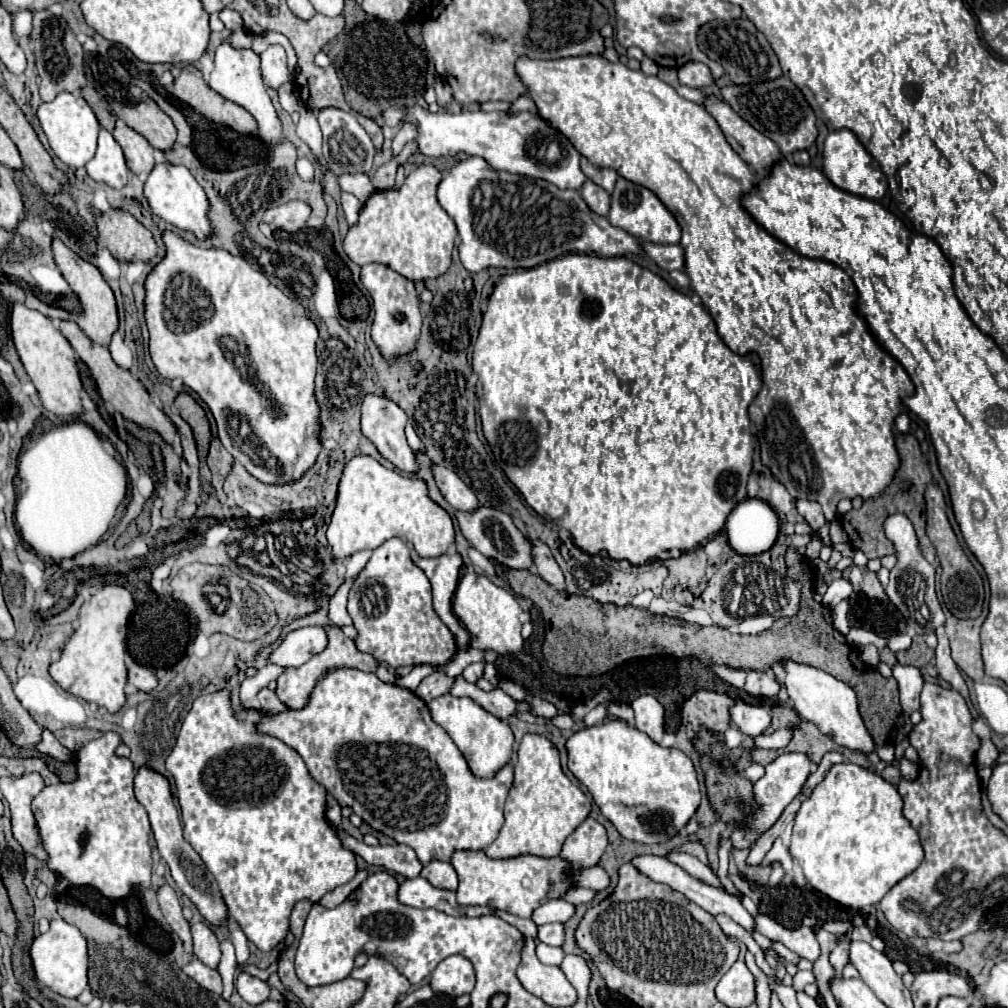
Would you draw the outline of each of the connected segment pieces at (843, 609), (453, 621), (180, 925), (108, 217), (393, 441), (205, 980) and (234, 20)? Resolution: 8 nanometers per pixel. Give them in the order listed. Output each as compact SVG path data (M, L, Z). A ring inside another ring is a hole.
M846 599L842 603L838 603L834 609L832 609L832 623L834 623L834 629L838 629L842 635L848 635L850 631L850 625L848 625L848 611L852 607L852 601Z
M446 553L434 559L416 559L416 565L426 573L434 591L434 611L442 619L442 623L454 633L460 651L468 649L470 633L460 625L460 621L452 613L452 595L458 585L458 573L462 567L460 553Z
M160 885L158 891L158 903L160 909L168 921L168 925L172 927L172 931L176 931L180 935L180 939L184 941L184 947L188 953L192 953L192 935L190 935L190 925L188 921L182 917L182 907L178 903L178 897L174 893L174 889L170 885Z
M100 213L96 225L100 231L100 245L106 247L118 261L148 263L160 251L152 231L138 223L130 213Z
M368 393L362 403L362 433L402 471L416 471L414 453L404 435L406 413L388 397Z
M198 959L188 963L184 967L184 973L190 975L200 987L204 987L204 989L208 989L208 991L212 991L216 995L222 993L222 977L220 977L220 973L216 969L210 969L210 967L202 965Z
M226 8L220 11L218 15L227 29L231 31L244 29L242 18L236 11Z

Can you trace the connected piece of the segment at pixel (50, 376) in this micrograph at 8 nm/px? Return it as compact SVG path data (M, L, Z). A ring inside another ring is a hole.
M16 303L12 309L12 339L28 377L32 379L32 383L40 393L42 405L58 417L80 415L82 413L82 401L80 401L82 381L76 365L76 353L66 341L66 337L54 327L54 323L40 311L34 311L22 303Z

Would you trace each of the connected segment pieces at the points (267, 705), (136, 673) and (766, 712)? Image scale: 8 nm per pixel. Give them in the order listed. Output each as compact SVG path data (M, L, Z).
M262 689L262 691L258 693L258 701L260 701L260 705L262 705L260 709L266 711L266 713L282 713L282 711L288 709L282 701L278 701L276 693L270 691L270 689Z
M130 661L128 665L128 681L138 687L140 691L152 691L158 687L158 679L154 675L154 671L150 671L148 667L142 667L134 661Z
M738 701L736 705L732 705L730 715L732 715L734 725L738 725L740 731L746 733L748 737L762 735L768 729L770 721L772 721L770 707L764 707L764 705L748 705L744 701Z

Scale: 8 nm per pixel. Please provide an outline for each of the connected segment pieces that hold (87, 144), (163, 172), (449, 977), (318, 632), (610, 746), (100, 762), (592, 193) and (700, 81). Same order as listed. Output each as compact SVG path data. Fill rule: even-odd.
M60 93L54 101L40 105L38 119L52 151L60 157L62 163L66 163L68 167L84 167L94 157L98 147L100 123L90 105L82 97L72 93Z
M158 163L146 185L144 185L144 195L152 207L152 211L162 217L166 223L194 233L198 239L208 239L212 237L212 223L208 219L208 209L210 201L204 193L204 189L198 185L198 181L192 177L192 173L184 165L172 165L172 163Z
M462 955L446 957L432 973L430 987L436 993L446 993L450 997L460 997L464 993L472 993L476 983L472 963Z
M304 627L288 633L282 645L270 655L270 661L282 667L298 667L322 649L326 649L326 631L322 627Z
M614 719L602 725L586 727L574 733L568 743L568 767L574 777L592 793L602 815L608 817L618 833L636 843L664 843L684 831L690 817L700 805L700 787L694 765L680 749L668 749L654 743L646 733L628 725L626 721Z
M104 733L100 739L90 741L78 751L78 779L74 783L60 783L44 787L32 803L36 823L44 841L44 849L50 859L44 863L50 871L60 873L74 885L86 885L98 889L104 897L120 899L128 897L134 889L152 889L152 849L150 849L150 823L144 807L134 797L136 769L130 759L116 757L120 737L116 733Z
M586 181L580 189L580 195L582 199L586 201L586 205L596 213L596 215L606 215L608 209L610 209L610 195L600 187L596 185L594 181Z
M690 61L690 63L686 63L678 69L678 81L682 85L688 85L688 87L706 89L706 87L712 85L712 75L710 75L710 69L704 63Z

